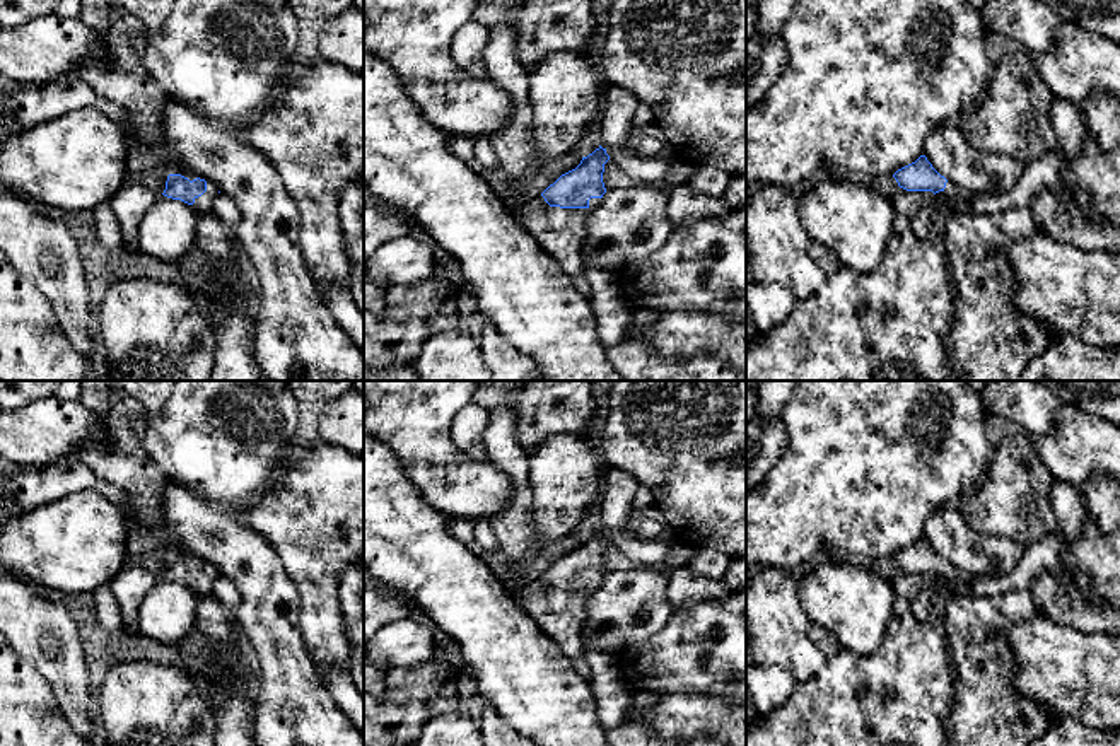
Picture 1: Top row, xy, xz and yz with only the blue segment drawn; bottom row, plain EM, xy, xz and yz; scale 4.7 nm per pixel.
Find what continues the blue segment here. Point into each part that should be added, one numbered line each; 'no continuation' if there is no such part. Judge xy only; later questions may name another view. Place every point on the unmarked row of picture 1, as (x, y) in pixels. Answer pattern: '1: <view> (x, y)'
1: xy (156, 560)

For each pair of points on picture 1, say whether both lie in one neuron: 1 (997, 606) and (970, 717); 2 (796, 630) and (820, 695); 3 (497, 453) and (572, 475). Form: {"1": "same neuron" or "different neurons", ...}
{"1": "same neuron", "2": "different neurons", "3": "different neurons"}

